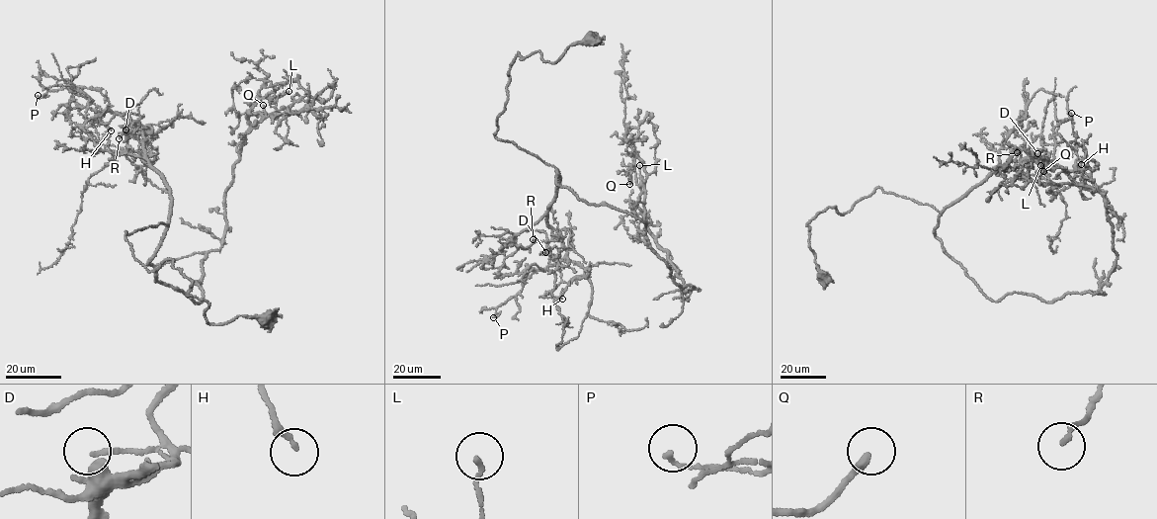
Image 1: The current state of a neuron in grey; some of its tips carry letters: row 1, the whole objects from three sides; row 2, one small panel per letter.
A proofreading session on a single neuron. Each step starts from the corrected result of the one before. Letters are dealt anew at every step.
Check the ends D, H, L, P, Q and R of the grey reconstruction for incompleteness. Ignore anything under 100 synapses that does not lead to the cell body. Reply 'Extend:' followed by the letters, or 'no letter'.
Extend: no letter

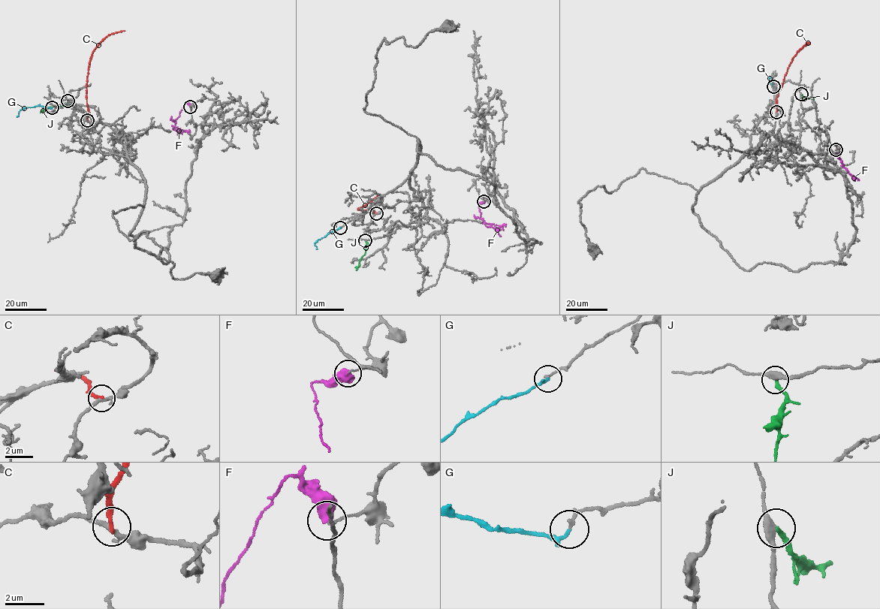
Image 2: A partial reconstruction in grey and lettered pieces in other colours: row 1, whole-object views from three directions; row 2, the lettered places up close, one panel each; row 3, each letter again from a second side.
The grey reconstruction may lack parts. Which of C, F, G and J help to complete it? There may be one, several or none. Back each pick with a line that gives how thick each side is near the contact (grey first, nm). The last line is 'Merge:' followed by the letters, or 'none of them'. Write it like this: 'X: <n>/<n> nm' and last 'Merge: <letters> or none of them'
G: 180/190 nm
Merge: G

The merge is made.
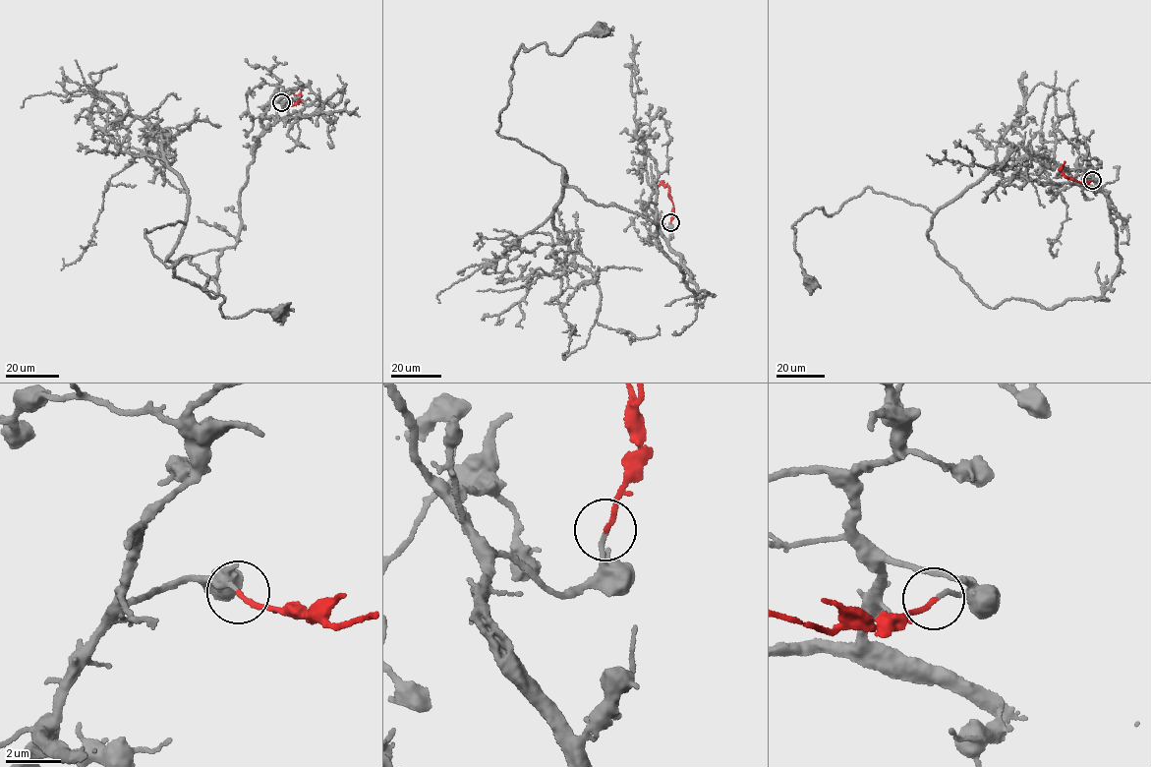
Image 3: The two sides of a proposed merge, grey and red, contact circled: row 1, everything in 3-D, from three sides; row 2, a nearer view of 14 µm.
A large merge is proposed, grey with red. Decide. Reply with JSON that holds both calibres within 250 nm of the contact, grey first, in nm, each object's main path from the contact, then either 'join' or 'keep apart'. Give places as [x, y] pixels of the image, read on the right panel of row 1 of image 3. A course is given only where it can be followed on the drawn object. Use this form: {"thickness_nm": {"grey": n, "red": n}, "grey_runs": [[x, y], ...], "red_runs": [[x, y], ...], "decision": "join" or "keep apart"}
{"thickness_nm": {"grey": 140, "red": 180}, "grey_runs": [[1092, 180], [1121, 260], [1099, 299], [989, 307], [929, 239], [934, 213], [869, 187], [793, 225], [810, 282]], "red_runs": [[1092, 180], [1083, 183], [1068, 179], [1061, 169], [1064, 161]], "decision": "join"}

